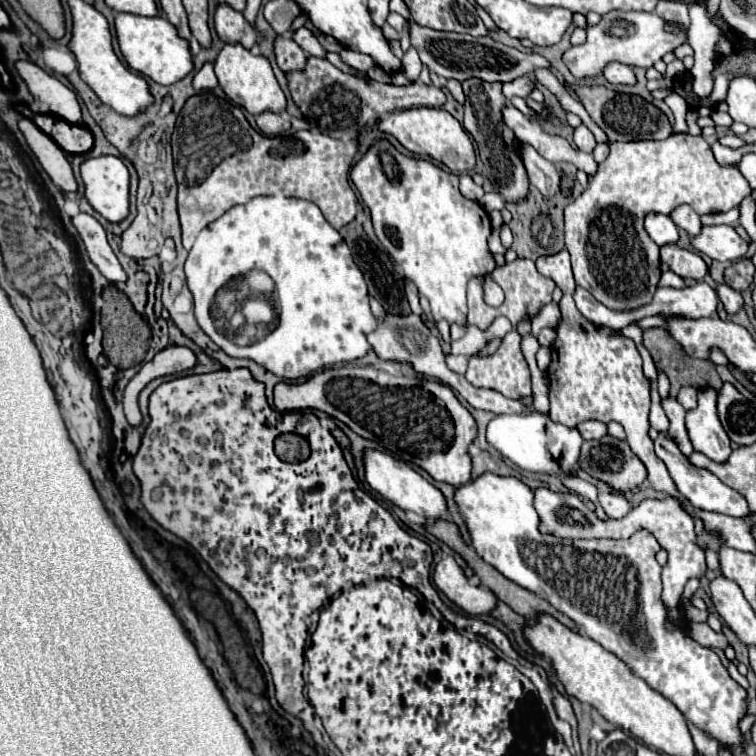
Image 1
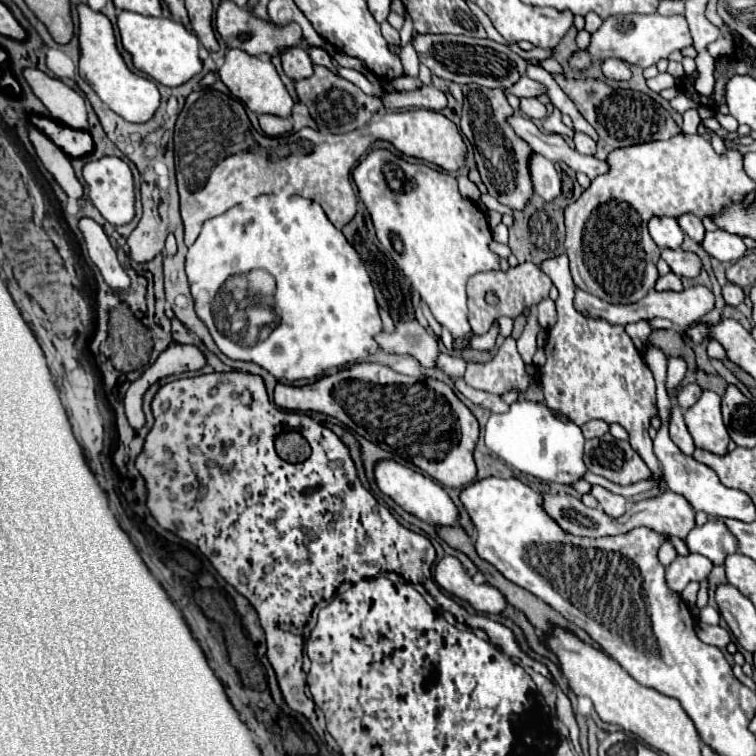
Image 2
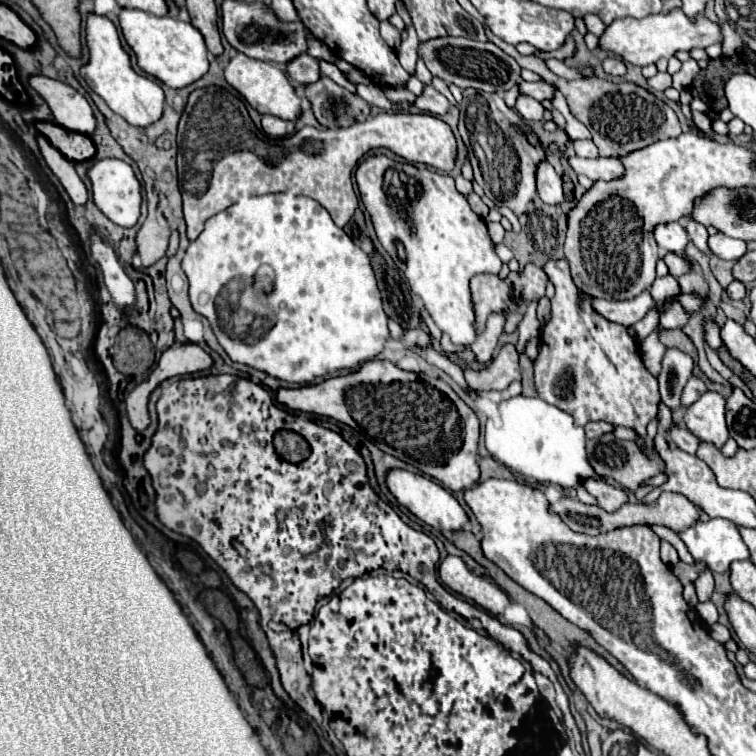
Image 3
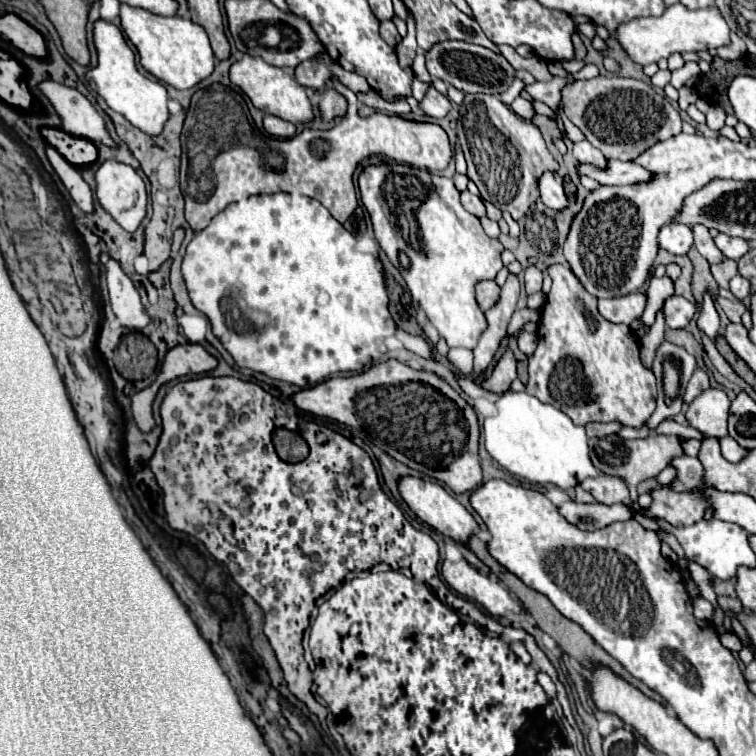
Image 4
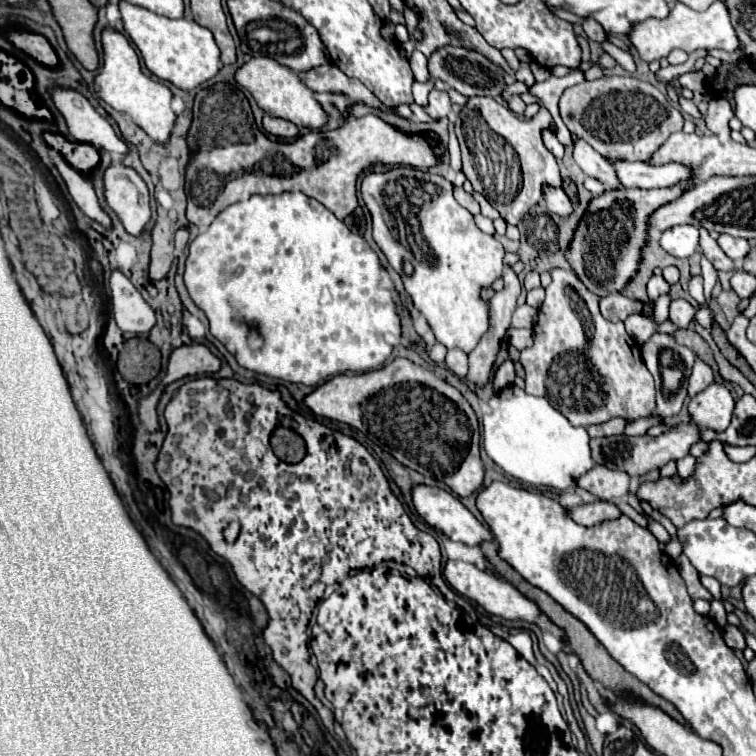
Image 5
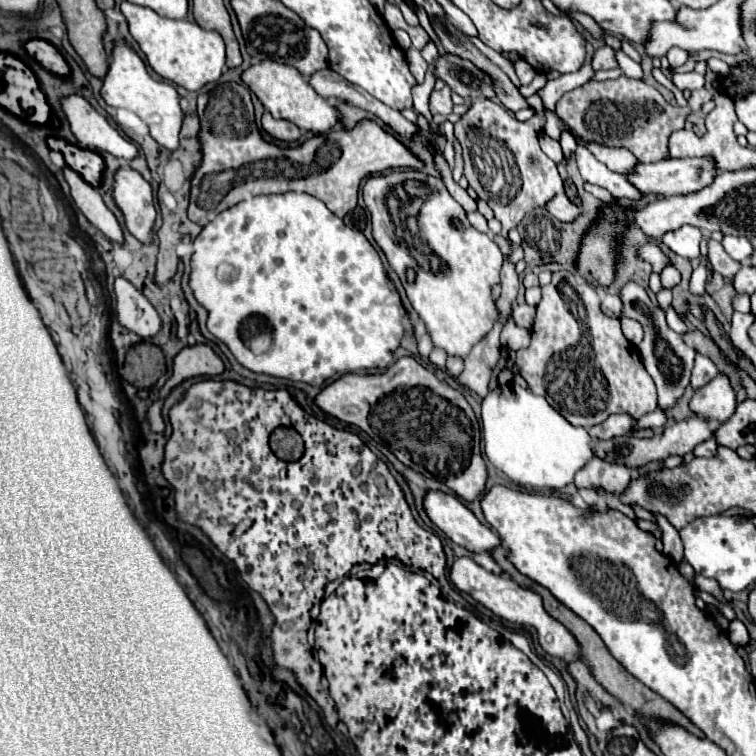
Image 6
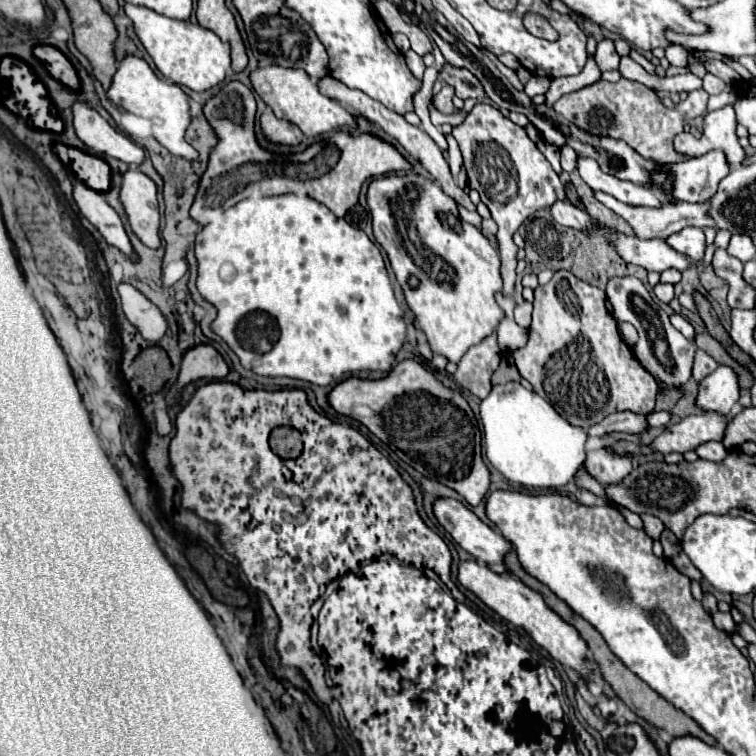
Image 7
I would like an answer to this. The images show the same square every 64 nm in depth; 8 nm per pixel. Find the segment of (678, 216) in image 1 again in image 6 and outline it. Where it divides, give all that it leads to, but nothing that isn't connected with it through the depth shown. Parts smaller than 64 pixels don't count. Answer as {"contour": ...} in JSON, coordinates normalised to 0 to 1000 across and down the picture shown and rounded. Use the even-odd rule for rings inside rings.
{"contour":[[[939,317],[939,323],[937,323],[937,341],[939,341],[939,349],[942,349],[944,360],[950,360],[950,362],[955,362],[960,368],[971,370],[971,365],[979,357],[979,347],[968,344],[960,336],[960,331],[955,328],[955,323],[947,320],[947,317]]]}

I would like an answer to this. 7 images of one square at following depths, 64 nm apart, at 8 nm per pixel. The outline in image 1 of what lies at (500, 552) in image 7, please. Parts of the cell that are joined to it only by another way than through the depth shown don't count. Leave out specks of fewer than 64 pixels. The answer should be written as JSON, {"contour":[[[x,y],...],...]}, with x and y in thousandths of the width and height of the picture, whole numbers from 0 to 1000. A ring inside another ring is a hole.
{"contour":[[[484,595],[481,619],[484,619],[487,640],[497,651],[503,651],[508,659],[521,664],[526,672],[532,672],[537,677],[548,677],[563,688],[590,688],[593,669],[590,669],[587,653],[571,638],[566,638],[558,627],[553,627],[548,619],[534,614],[532,608],[524,608],[519,603],[497,598],[497,595]]]}

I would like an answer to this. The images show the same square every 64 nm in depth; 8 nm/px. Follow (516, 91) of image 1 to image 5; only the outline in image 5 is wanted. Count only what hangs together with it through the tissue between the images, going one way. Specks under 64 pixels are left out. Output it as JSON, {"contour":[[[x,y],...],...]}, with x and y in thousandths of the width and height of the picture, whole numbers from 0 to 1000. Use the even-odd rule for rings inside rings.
{"contour":[[[759,93],[743,103],[725,103],[722,108],[709,108],[704,116],[701,116],[701,124],[712,127],[714,135],[728,146],[730,153],[738,153],[738,132],[743,127],[743,122],[754,114],[762,114],[772,108],[772,95],[770,93]]]}

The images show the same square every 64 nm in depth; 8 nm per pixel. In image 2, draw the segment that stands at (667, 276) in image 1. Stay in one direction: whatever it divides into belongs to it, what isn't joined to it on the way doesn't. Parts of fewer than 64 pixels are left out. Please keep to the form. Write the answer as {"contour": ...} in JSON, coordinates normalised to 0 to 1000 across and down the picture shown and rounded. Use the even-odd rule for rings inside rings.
{"contour":[[[886,360],[886,362],[881,362],[881,365],[873,365],[865,381],[868,381],[870,386],[876,386],[876,384],[892,384],[892,386],[899,386],[899,384],[902,384],[902,373],[899,373],[899,368],[897,368],[894,362]]]}

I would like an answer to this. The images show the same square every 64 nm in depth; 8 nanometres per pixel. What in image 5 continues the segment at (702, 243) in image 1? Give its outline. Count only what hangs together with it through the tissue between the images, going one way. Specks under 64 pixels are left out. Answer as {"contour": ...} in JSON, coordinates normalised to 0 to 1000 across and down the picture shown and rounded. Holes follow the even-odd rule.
{"contour":[[[952,310],[950,323],[960,333],[960,339],[966,339],[974,347],[984,344],[987,336],[992,333],[992,325],[989,325],[987,315],[971,315],[971,312],[963,312],[963,310]]]}

